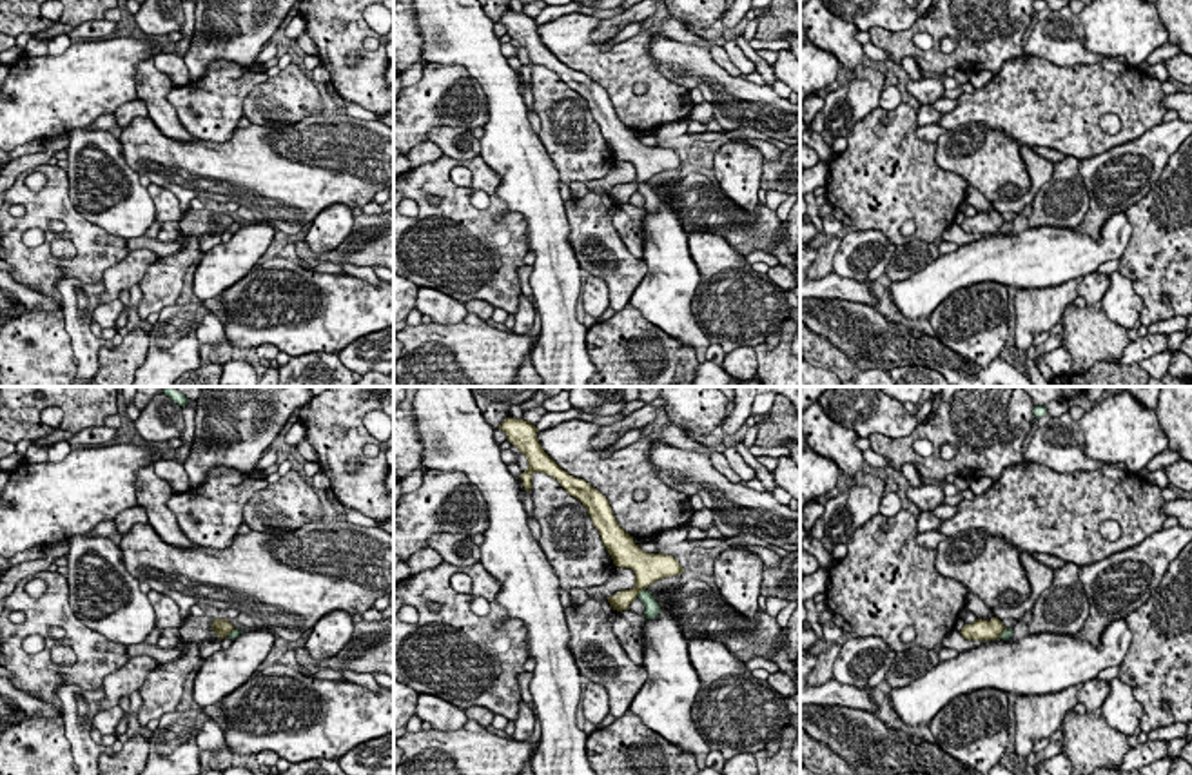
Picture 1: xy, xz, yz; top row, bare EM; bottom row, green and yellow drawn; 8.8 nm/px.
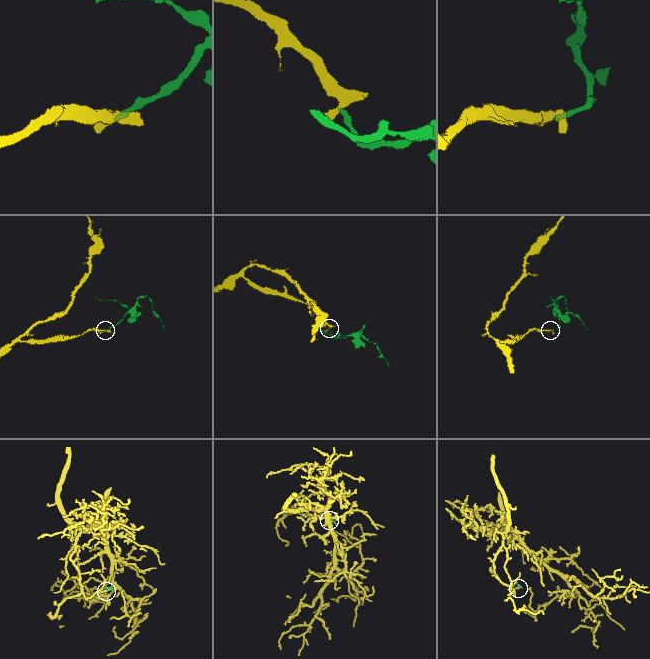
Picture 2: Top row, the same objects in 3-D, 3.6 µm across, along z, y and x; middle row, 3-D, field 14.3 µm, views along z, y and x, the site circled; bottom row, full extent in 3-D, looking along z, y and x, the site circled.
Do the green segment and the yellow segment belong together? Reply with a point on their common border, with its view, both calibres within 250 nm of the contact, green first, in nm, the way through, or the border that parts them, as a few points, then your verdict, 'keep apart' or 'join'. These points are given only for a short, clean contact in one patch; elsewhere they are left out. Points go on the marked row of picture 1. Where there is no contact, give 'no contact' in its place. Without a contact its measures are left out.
xz (639, 592) | 140/260 nm | along xz (644, 588), (635, 596) | keep apart

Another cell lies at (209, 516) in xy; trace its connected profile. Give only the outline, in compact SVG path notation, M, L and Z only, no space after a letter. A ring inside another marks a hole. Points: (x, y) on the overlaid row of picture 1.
M218 466L209 472L200 488L174 492L167 506L176 515L180 530L200 548L229 548L243 523L243 506L261 488L265 479Z

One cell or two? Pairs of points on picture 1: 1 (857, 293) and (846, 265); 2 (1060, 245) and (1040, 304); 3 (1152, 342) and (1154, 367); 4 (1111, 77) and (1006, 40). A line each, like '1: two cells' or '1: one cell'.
1: two cells
2: two cells
3: two cells
4: two cells

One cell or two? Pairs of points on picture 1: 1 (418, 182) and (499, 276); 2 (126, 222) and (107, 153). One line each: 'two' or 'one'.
1: one
2: one

